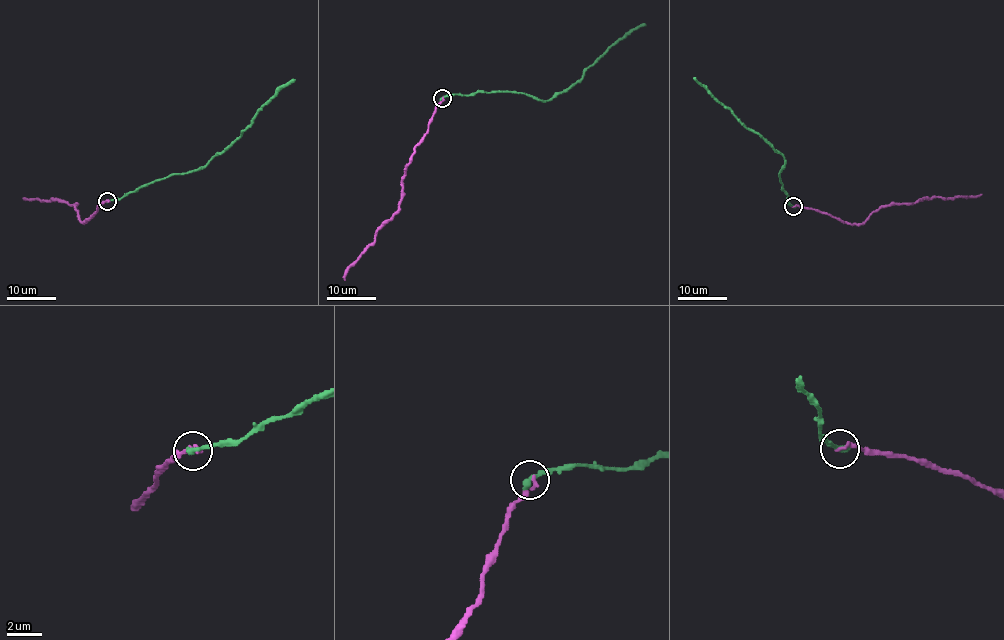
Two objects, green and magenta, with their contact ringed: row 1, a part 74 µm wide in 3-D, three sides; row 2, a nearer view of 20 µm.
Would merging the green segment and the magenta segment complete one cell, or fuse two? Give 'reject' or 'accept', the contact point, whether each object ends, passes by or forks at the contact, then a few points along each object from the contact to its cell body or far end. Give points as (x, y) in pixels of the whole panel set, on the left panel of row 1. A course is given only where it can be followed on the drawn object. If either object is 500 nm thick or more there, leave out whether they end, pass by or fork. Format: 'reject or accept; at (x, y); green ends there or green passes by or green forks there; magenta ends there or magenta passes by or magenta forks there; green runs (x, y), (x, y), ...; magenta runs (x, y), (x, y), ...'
accept; at (107, 201); green ends there; magenta ends there; green runs (107, 201), (122, 198), (172, 174), (203, 167), (236, 141), (265, 104), (294, 79); magenta runs (107, 201), (82, 222), (75, 204), (53, 199), (24, 198)

